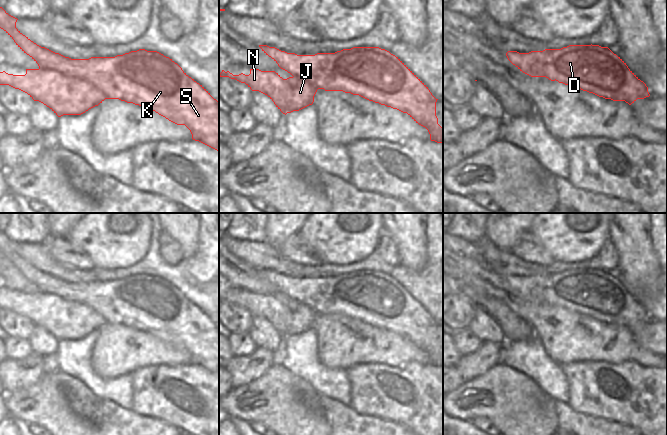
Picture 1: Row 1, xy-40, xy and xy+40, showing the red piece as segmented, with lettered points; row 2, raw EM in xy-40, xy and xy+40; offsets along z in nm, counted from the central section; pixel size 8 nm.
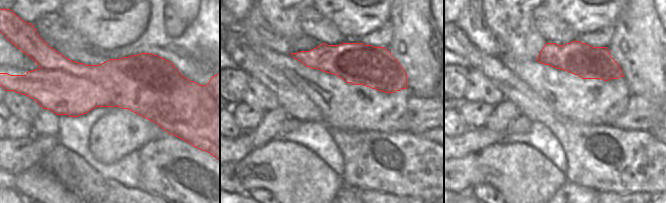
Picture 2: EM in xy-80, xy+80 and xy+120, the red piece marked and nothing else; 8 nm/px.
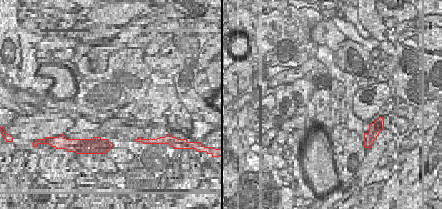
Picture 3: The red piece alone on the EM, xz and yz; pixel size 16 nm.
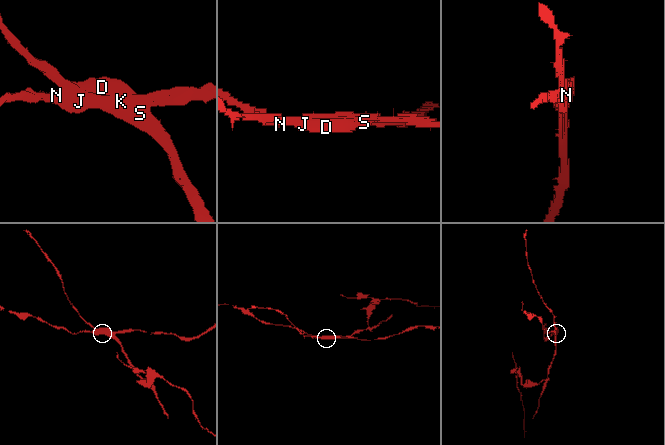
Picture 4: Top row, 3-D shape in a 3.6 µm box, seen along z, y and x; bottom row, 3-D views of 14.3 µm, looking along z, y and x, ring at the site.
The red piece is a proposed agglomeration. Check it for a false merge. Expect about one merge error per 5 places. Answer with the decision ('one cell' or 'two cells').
two cells

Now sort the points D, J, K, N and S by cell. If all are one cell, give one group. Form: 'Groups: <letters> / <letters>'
Groups: D K S / J N.

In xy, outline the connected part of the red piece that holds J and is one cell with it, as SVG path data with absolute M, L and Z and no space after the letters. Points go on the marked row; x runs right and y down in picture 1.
M250 69L250 74L233 75L222 70L220 77L229 77L245 83L252 91L259 91L267 95L283 113L299 111L314 102L317 88L305 79L289 77L283 79L275 71L261 71Z

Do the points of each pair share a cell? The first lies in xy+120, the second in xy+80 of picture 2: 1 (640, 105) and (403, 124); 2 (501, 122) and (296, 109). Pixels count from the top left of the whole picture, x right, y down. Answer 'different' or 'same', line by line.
1: different
2: different

